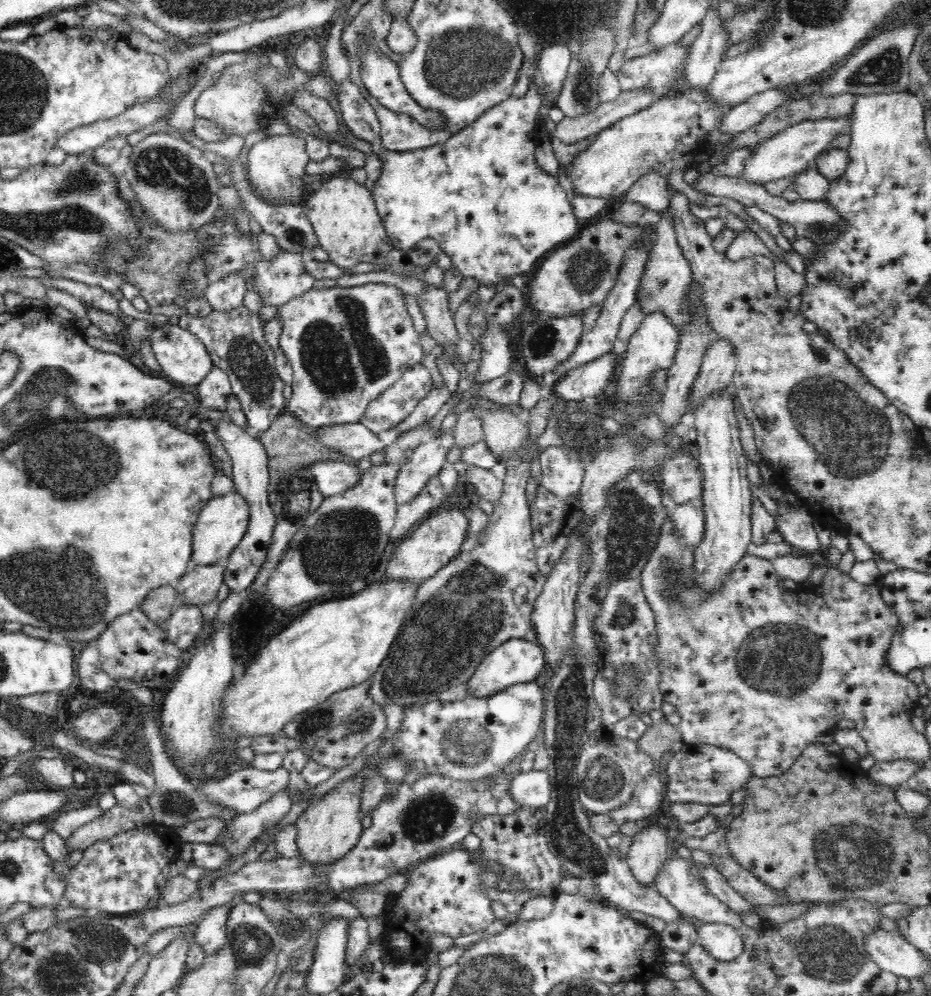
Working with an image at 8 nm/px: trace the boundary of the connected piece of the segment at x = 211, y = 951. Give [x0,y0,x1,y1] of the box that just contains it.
[194,894,242,960]

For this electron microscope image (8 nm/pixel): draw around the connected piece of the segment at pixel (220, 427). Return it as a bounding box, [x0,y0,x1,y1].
[213,415,277,593]

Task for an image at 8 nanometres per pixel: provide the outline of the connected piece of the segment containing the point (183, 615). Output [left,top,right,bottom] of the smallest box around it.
[168,603,204,651]

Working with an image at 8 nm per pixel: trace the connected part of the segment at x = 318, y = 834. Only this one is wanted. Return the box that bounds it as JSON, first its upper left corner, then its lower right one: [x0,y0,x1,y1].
[296,775,365,866]

